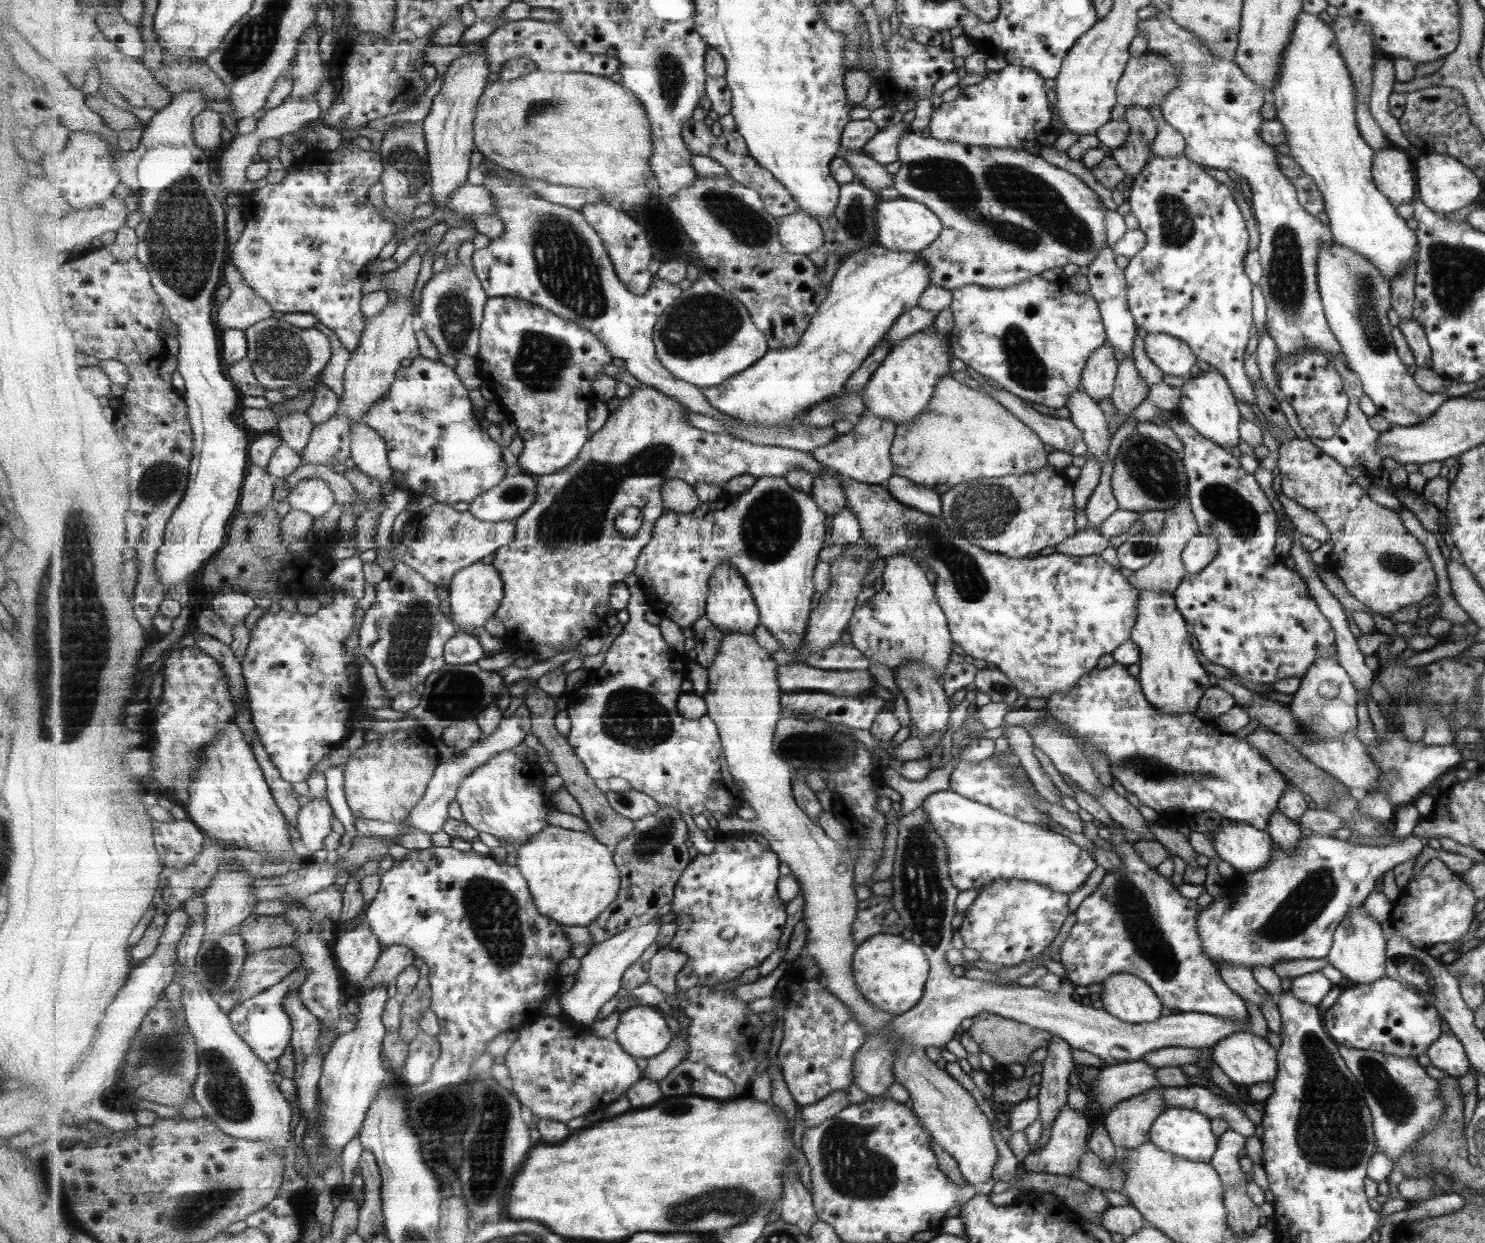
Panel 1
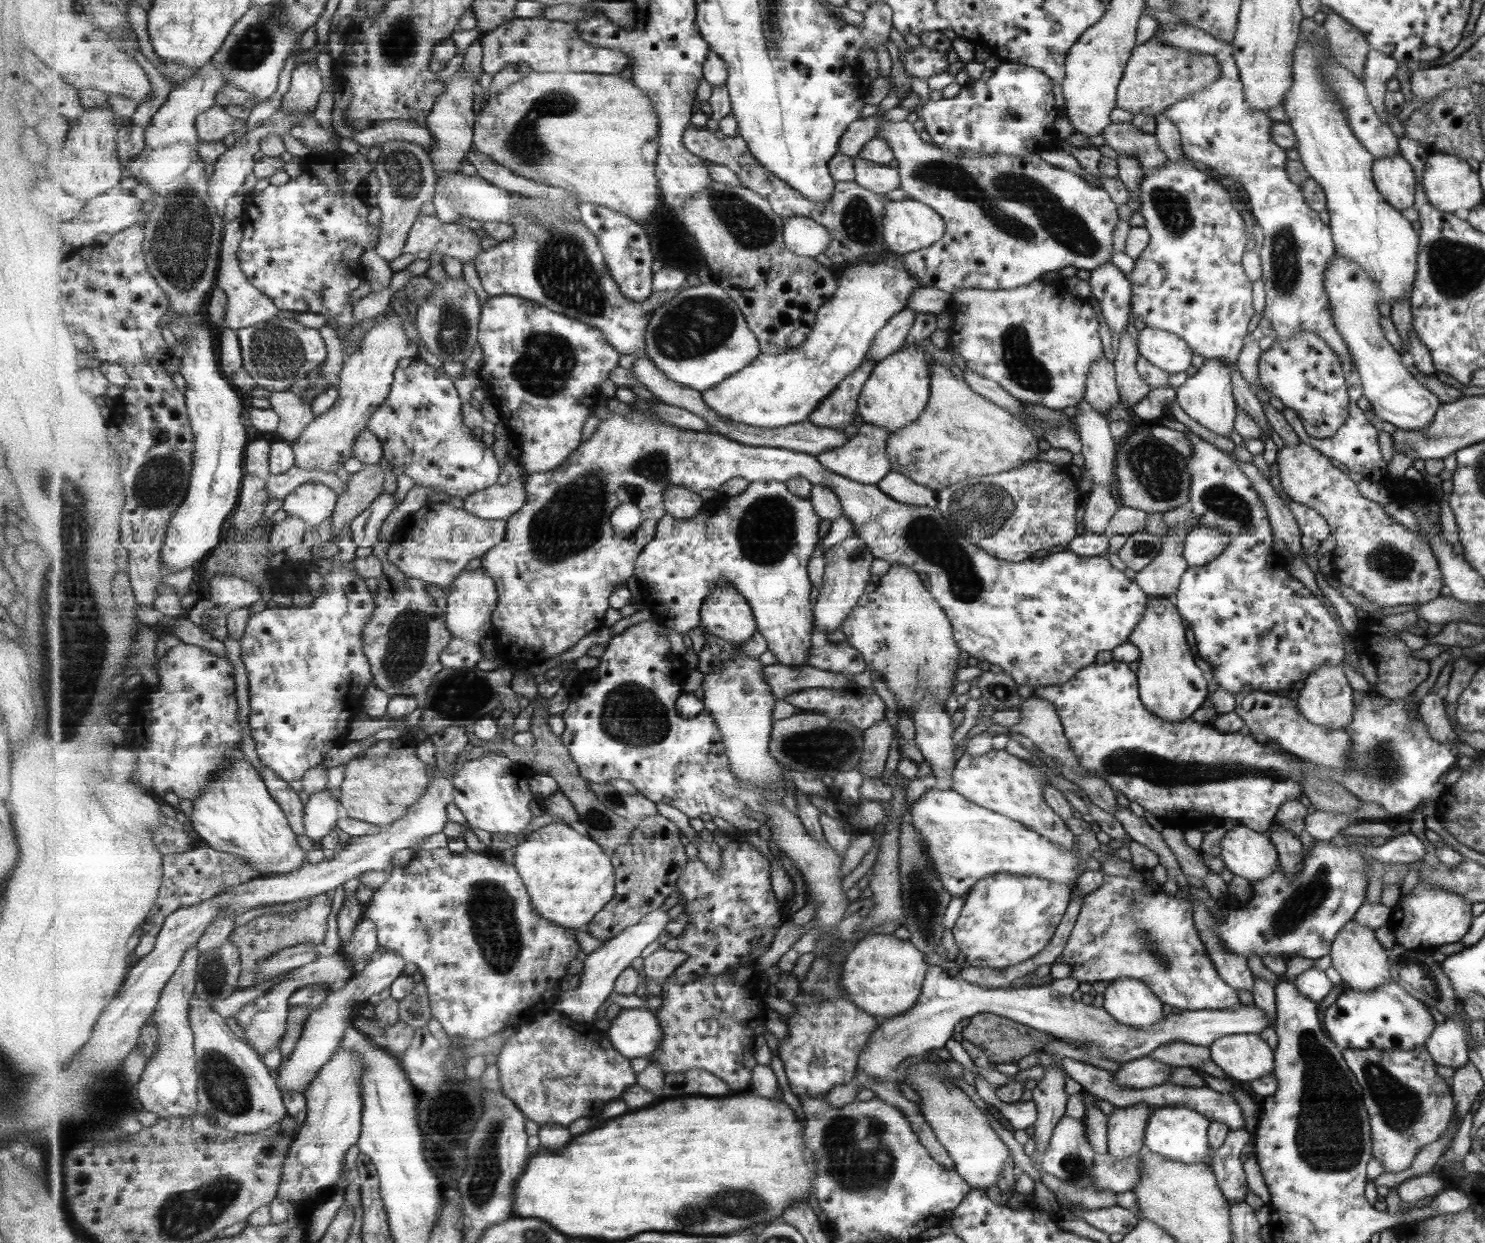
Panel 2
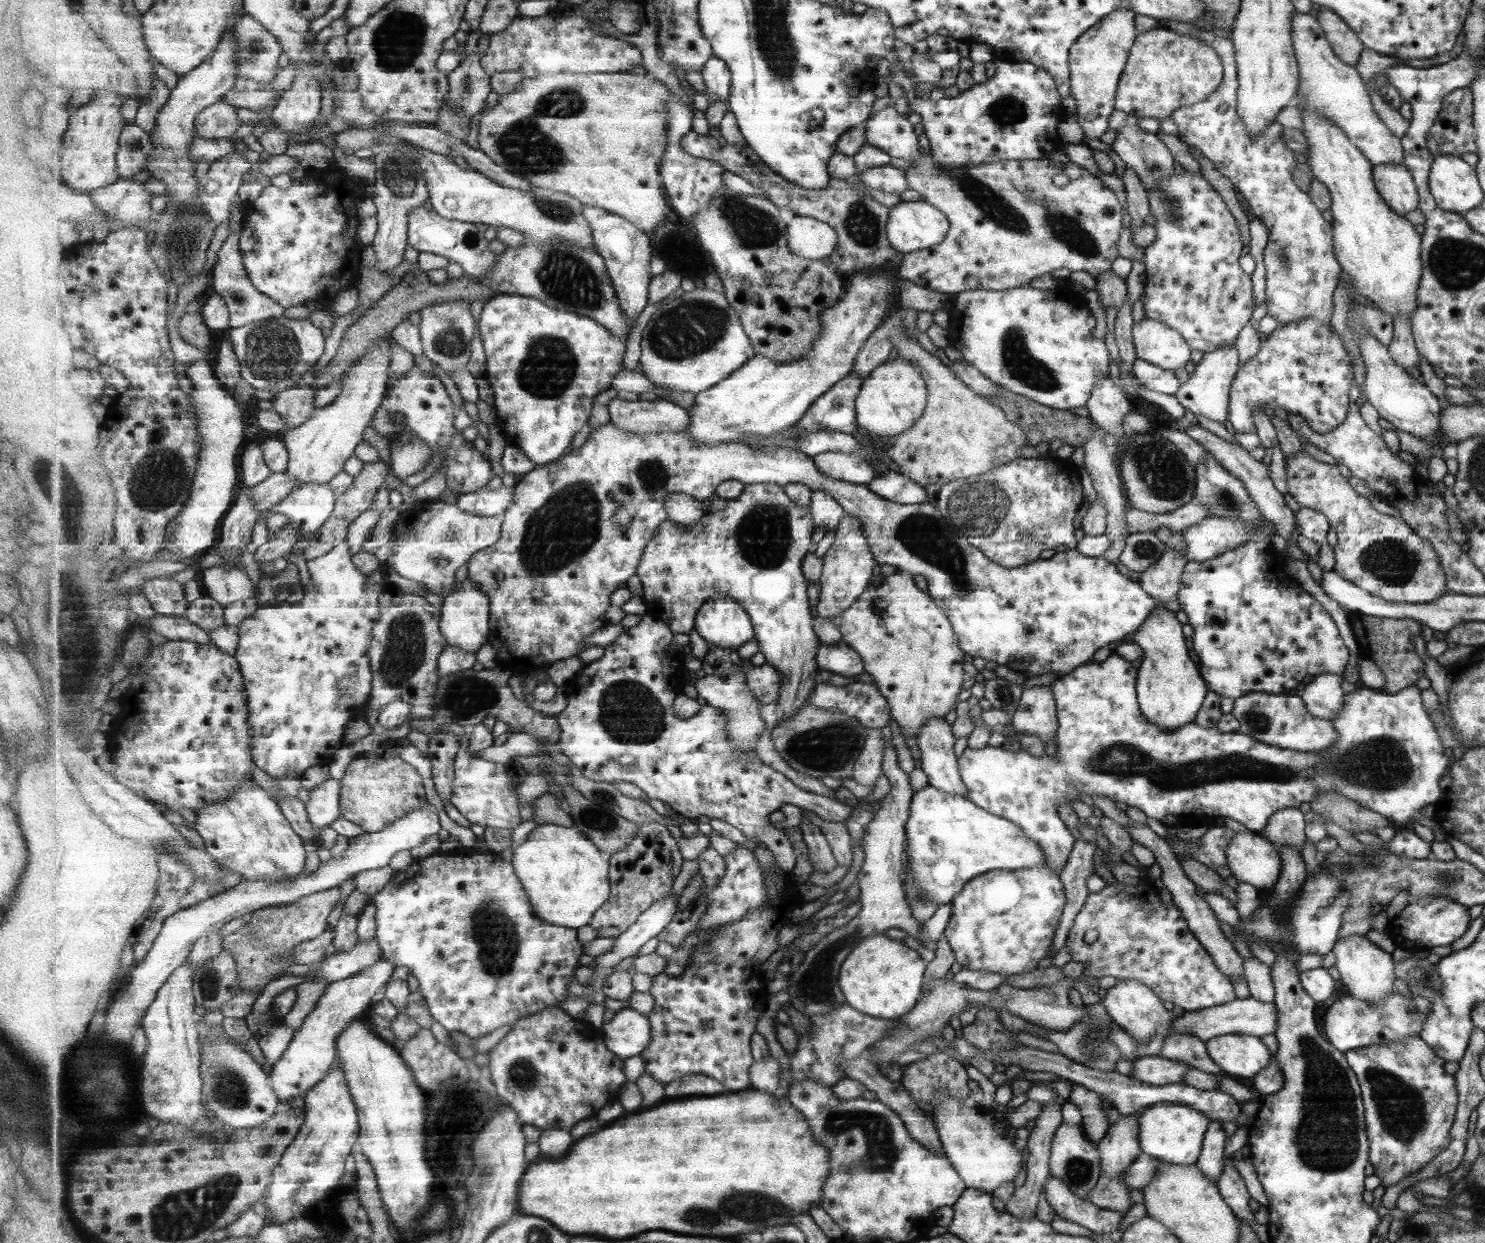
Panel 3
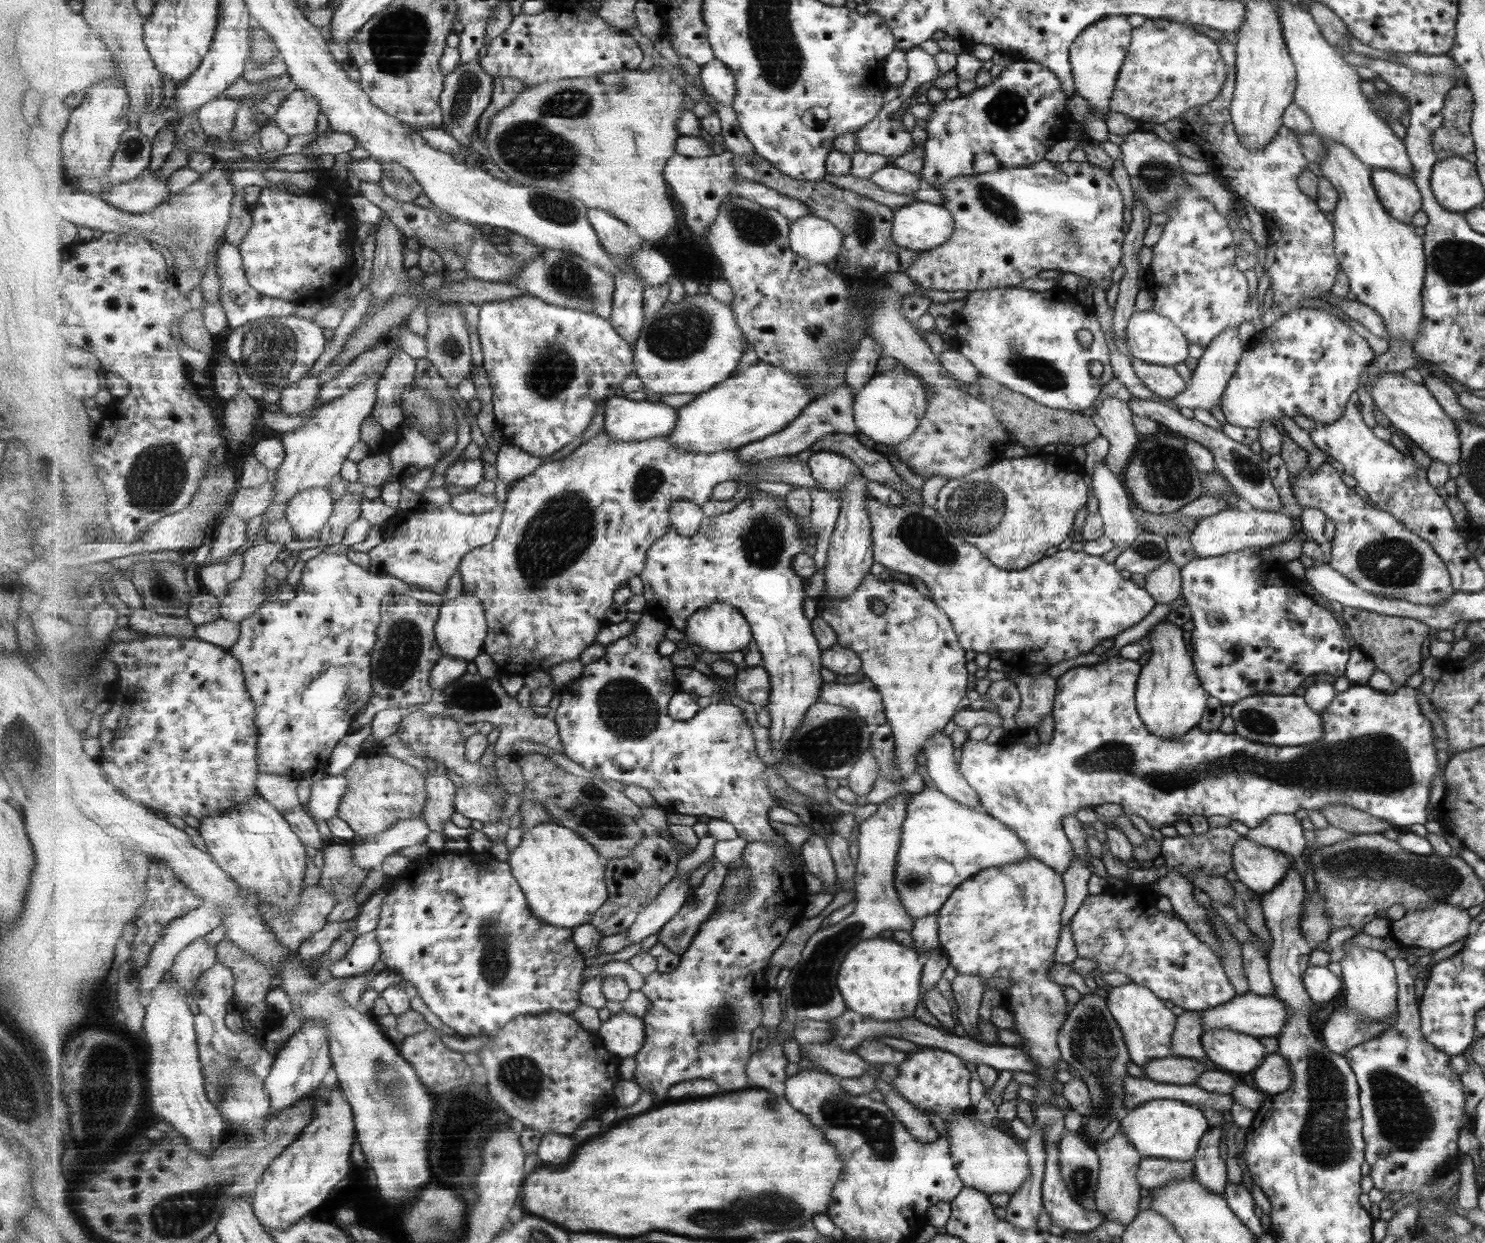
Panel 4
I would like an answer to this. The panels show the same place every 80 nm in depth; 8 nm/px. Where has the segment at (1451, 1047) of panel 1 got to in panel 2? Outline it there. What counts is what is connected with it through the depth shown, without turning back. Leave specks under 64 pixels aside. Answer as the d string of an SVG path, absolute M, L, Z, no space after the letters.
M1444 1016L1443 1022L1435 1022L1424 1045L1432 1059L1441 1066L1455 1070L1468 1060L1466 1032L1455 1019Z

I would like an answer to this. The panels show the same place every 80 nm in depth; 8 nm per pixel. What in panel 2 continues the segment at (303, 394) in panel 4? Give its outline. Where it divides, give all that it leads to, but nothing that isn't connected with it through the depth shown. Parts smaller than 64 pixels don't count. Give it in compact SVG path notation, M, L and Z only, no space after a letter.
M273 391L268 400L280 416L276 431L288 443L293 444L317 417L312 403L304 399L302 392Z

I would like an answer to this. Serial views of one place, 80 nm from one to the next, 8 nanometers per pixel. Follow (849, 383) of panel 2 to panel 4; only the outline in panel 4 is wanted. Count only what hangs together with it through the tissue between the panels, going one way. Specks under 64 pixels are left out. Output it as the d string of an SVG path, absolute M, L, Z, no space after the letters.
M844 382L837 390L832 390L829 394L811 401L803 412L793 422L789 423L787 428L764 438L763 440L746 444L738 449L737 454L743 463L761 463L775 459L776 456L796 455L805 449L811 449L814 444L823 440L828 434L835 431L843 432L849 435L855 435L855 415L854 398L848 382Z

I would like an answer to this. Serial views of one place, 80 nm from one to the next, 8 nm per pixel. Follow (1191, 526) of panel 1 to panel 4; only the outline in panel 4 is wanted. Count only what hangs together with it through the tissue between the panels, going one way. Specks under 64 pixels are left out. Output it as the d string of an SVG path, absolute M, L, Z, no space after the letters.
M1168 561L1144 575L1147 592L1157 604L1172 603L1180 593L1179 569Z

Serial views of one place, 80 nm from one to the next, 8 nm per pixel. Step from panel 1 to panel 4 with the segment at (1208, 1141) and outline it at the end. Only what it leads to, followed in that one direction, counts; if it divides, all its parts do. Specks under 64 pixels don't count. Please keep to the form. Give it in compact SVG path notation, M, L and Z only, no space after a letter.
M1153 1099L1140 1102L1128 1110L1119 1120L1118 1128L1141 1158L1187 1162L1191 1161L1199 1140L1209 1126L1198 1108L1175 1099Z

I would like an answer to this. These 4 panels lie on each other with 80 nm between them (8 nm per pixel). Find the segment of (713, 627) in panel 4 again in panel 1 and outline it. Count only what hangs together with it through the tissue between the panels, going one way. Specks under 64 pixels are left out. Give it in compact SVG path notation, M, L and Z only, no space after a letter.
M720 564L710 578L710 595L707 599L706 617L714 622L724 634L753 634L759 626L761 616L754 593L747 586L742 573L733 564Z

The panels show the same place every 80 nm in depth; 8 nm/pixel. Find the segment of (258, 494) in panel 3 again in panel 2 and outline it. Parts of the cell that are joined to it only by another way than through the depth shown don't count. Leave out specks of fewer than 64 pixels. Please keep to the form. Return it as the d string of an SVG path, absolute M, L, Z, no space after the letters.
M293 466L289 472L284 474L272 475L266 482L266 490L270 498L284 501L303 484L315 481L330 486L339 495L346 490L346 485L343 485L341 479L333 472L325 473L318 469L305 470L297 466Z

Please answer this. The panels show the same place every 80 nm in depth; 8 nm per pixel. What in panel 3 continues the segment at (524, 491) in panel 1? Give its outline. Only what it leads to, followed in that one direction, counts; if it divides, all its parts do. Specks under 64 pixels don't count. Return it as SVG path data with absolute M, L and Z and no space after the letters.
M501 486L496 490L487 490L481 487L478 491L457 494L456 505L477 516L495 516L505 514L514 503L514 490Z

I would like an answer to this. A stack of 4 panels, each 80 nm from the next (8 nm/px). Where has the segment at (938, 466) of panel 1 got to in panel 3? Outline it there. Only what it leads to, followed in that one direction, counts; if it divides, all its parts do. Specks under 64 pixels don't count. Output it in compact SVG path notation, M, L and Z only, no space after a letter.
M899 330L894 336L892 348L903 360L909 361L919 372L926 383L926 408L911 428L901 435L887 437L883 444L883 451L897 464L899 472L909 480L925 487L929 484L943 486L957 479L975 477L984 472L991 472L993 468L1002 467L1009 460L1015 460L1019 448L1026 446L1026 435L1013 421L1007 419L1005 413L998 406L987 402L985 397L975 393L963 384L963 381L943 365L938 357L925 352L914 338L909 338L905 330Z

